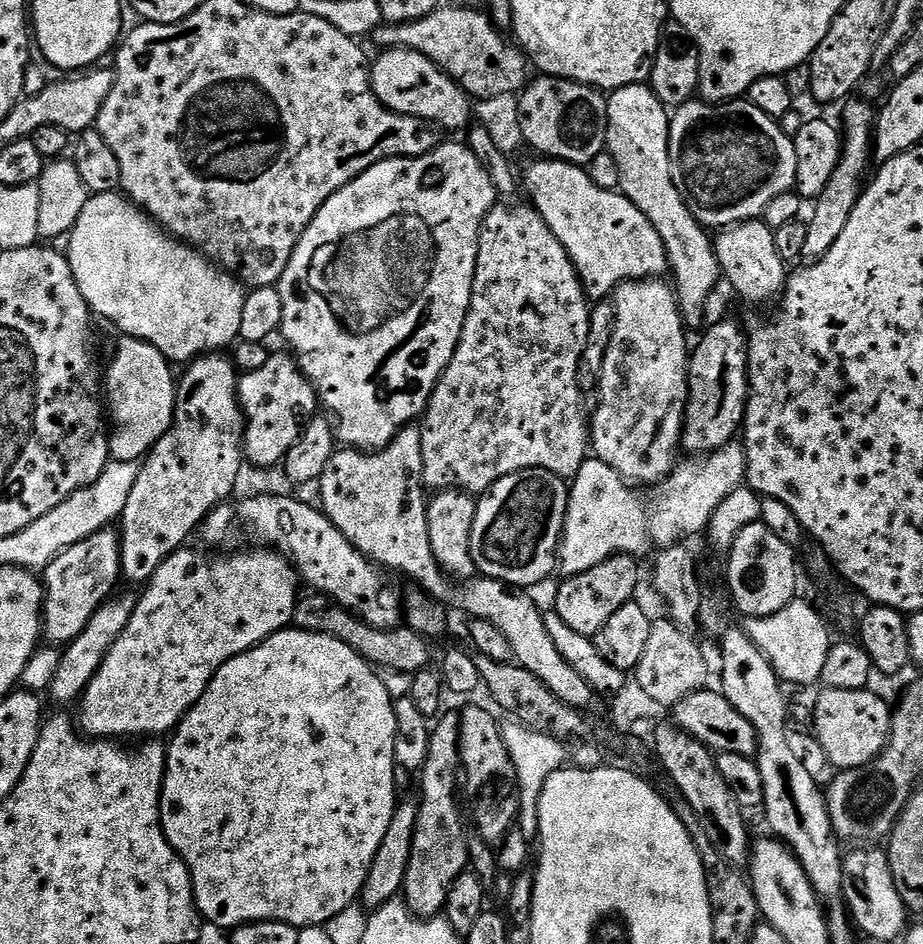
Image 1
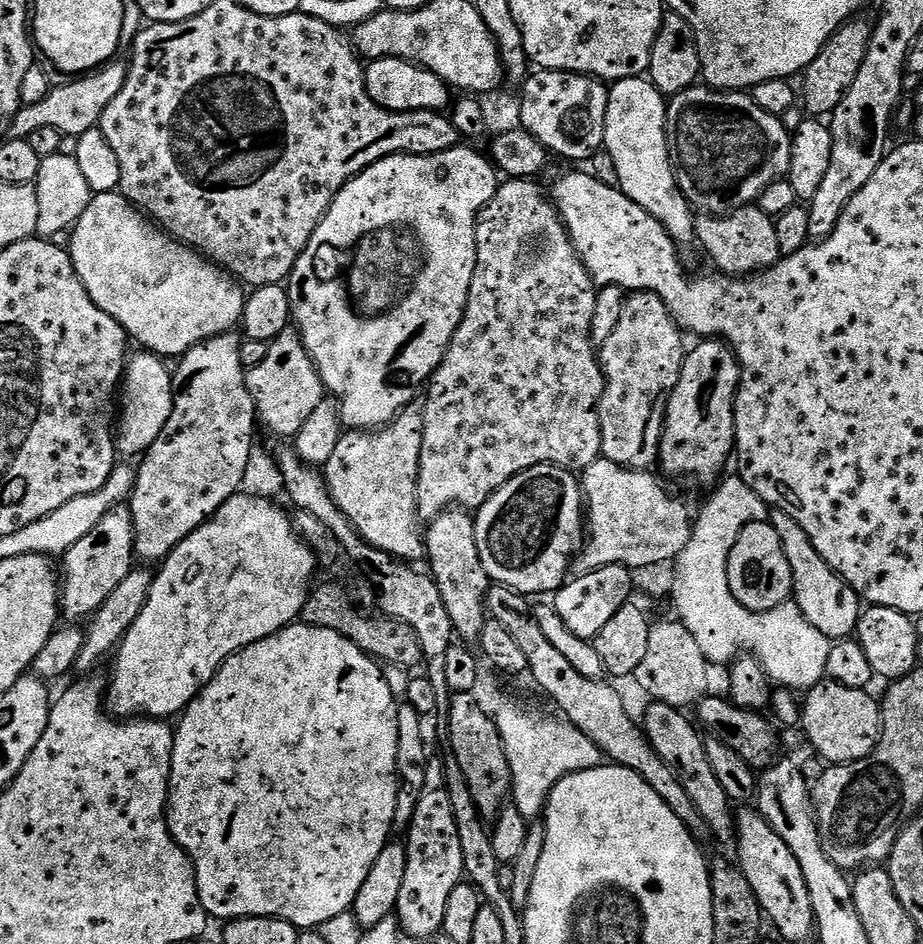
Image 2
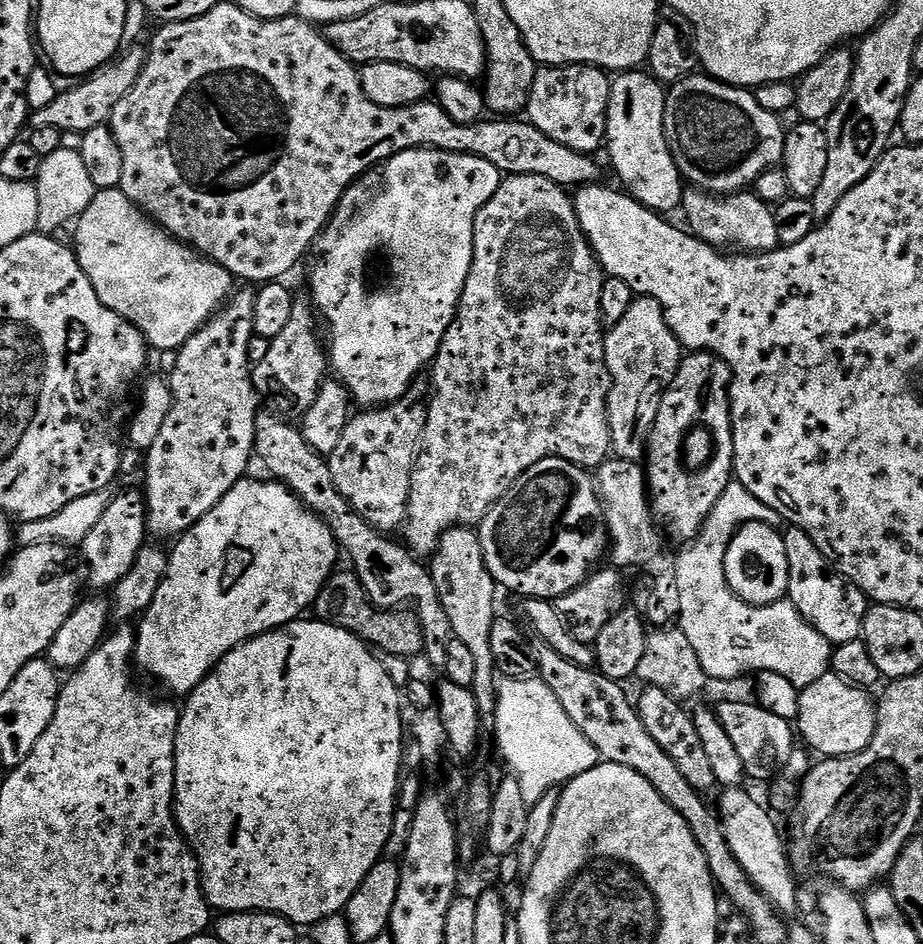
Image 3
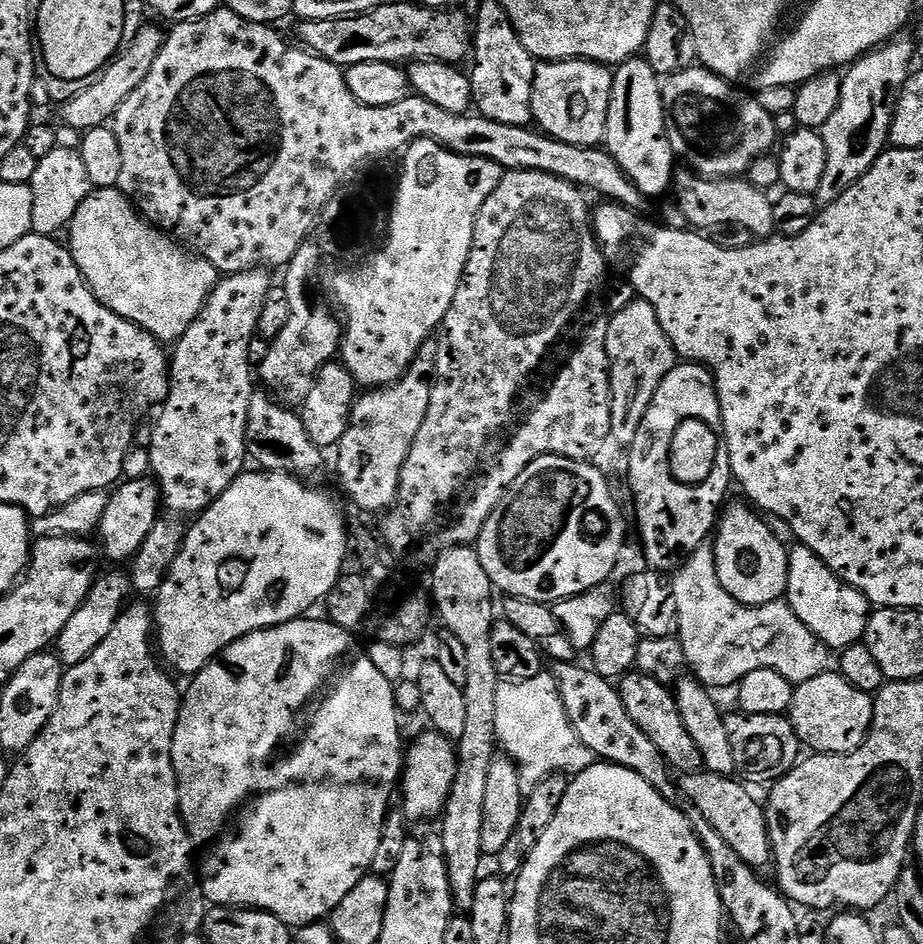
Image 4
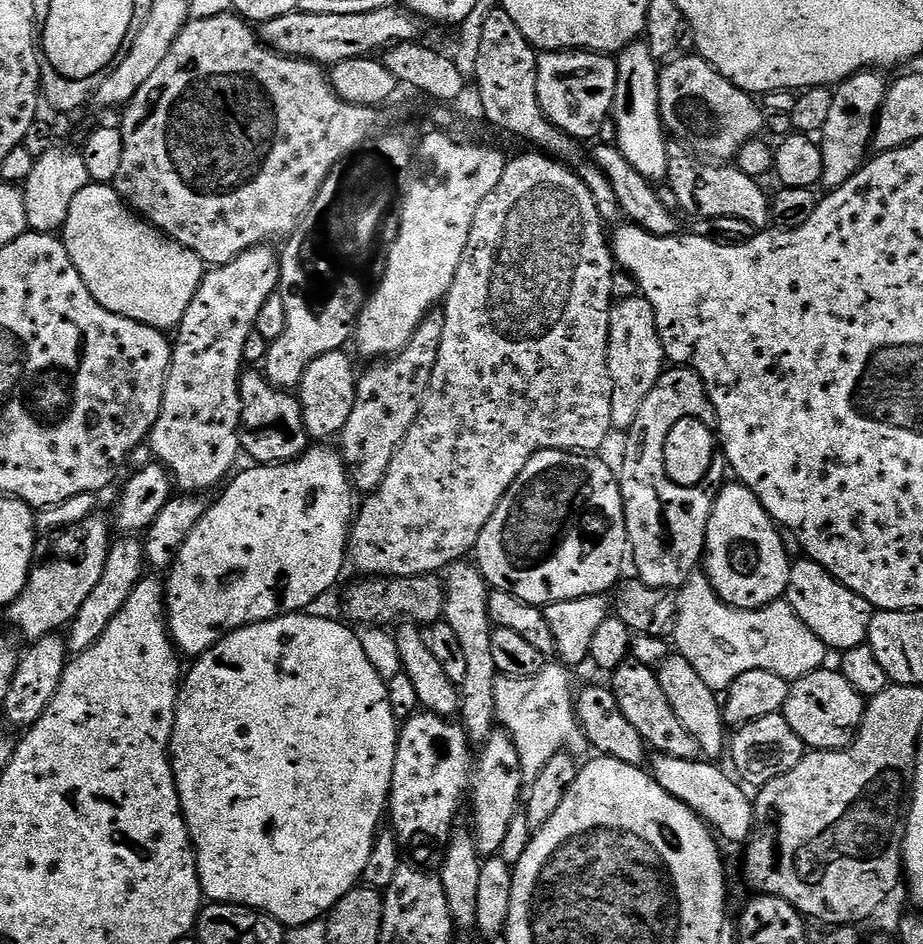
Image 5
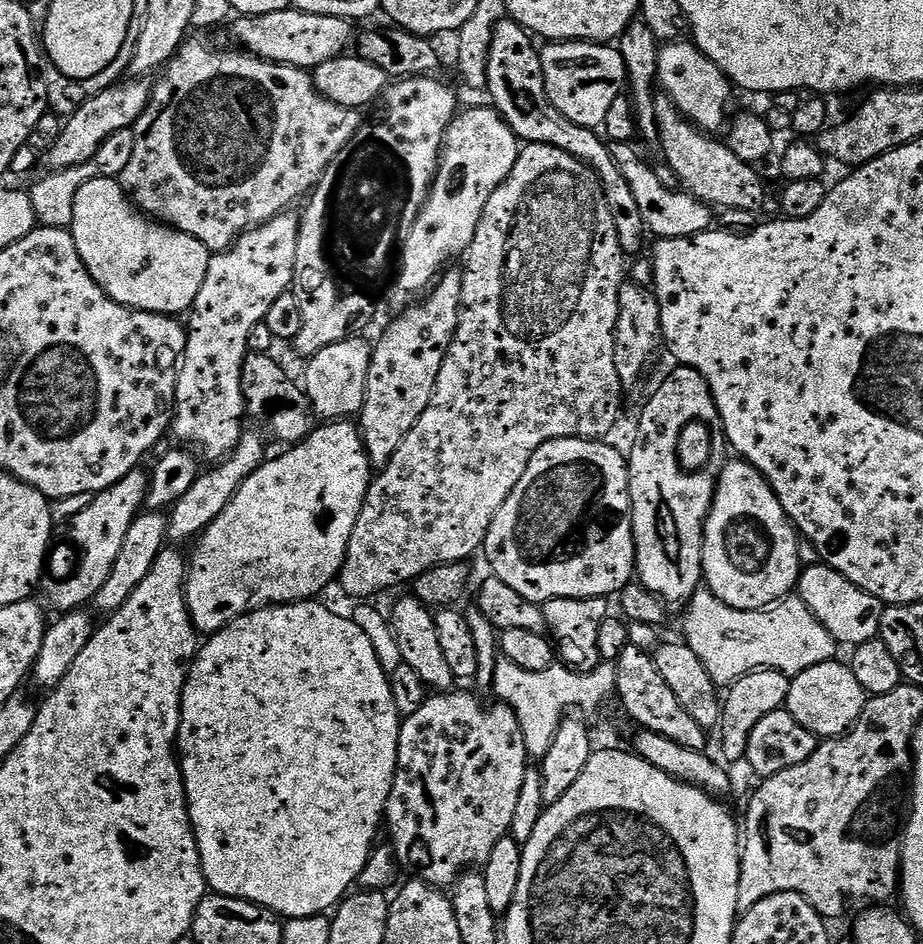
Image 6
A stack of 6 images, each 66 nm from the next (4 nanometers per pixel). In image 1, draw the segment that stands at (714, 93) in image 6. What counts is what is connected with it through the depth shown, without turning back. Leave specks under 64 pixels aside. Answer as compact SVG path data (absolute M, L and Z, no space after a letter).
M693 98L675 109L670 117L669 150L674 186L682 194L696 221L705 229L723 230L731 224L763 217L766 206L770 206L778 194L795 189L798 154L794 150L793 137L787 136L777 121L762 114L762 110L747 99L709 104L706 100Z

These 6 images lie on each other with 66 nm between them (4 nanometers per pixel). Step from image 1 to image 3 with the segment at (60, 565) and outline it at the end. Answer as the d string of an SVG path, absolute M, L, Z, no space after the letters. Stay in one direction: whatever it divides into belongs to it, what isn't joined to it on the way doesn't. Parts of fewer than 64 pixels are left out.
M139 487L129 492L117 491L102 518L98 518L94 530L90 530L82 542L84 564L88 567L88 584L92 590L111 590L119 580L126 578L130 566L134 566L134 558L138 558L138 550L144 548L148 535L148 504L144 501L143 491Z

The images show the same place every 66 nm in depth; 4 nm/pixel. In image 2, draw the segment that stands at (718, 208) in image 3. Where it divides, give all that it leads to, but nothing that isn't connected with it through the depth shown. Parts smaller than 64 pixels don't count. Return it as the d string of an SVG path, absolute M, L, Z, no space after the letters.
M758 206L739 208L726 216L697 215L694 240L697 245L700 243L704 247L717 273L733 278L764 272L767 268L773 268L781 258L776 221Z

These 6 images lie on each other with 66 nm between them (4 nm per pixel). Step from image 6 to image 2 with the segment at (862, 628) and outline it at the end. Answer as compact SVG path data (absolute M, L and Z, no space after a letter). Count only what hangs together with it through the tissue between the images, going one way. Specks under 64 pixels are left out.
M773 511L770 522L778 534L778 542L782 542L782 554L786 554L786 562L790 562L792 596L794 603L802 610L806 622L810 622L814 630L822 630L822 634L826 634L833 642L849 639L860 621L860 595L825 562L818 550L814 550L810 534L806 534L806 530L802 530L802 526L798 526L798 522L790 518L790 514Z

